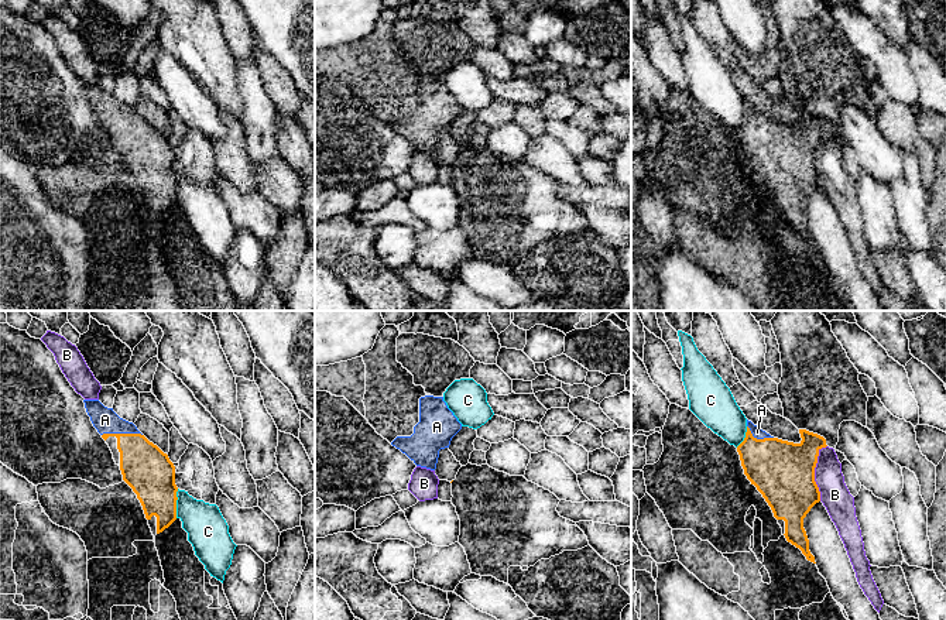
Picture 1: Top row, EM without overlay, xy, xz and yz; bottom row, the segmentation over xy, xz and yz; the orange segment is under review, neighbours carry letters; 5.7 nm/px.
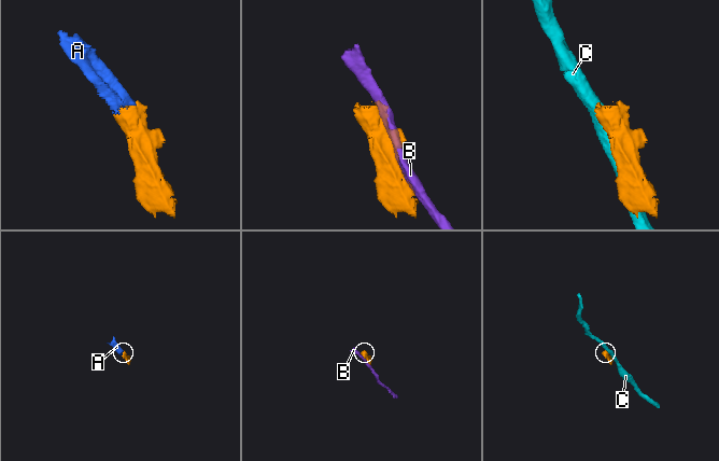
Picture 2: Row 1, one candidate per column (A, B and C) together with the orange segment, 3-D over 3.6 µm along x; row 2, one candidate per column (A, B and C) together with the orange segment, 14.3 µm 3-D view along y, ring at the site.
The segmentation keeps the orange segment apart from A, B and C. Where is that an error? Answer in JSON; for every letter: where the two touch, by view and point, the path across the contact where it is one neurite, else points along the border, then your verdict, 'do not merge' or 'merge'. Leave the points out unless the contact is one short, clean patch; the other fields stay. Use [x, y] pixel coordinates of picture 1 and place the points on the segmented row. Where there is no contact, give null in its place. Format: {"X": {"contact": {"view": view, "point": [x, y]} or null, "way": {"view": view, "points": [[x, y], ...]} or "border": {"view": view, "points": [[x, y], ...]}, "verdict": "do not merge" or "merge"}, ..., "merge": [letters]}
{"A": {"contact": {"view": "xy", "point": [122, 434]}, "way": {"view": "xy", "points": [[144, 466], [133, 445], [122, 434], [105, 420]]}, "verdict": "merge"}, "B": {"contact": {"view": "yz", "point": [813, 472]}, "verdict": "do not merge"}, "C": {"contact": {"view": "xy", "point": [175, 503]}, "verdict": "do not merge"}, "merge": ["A"]}

